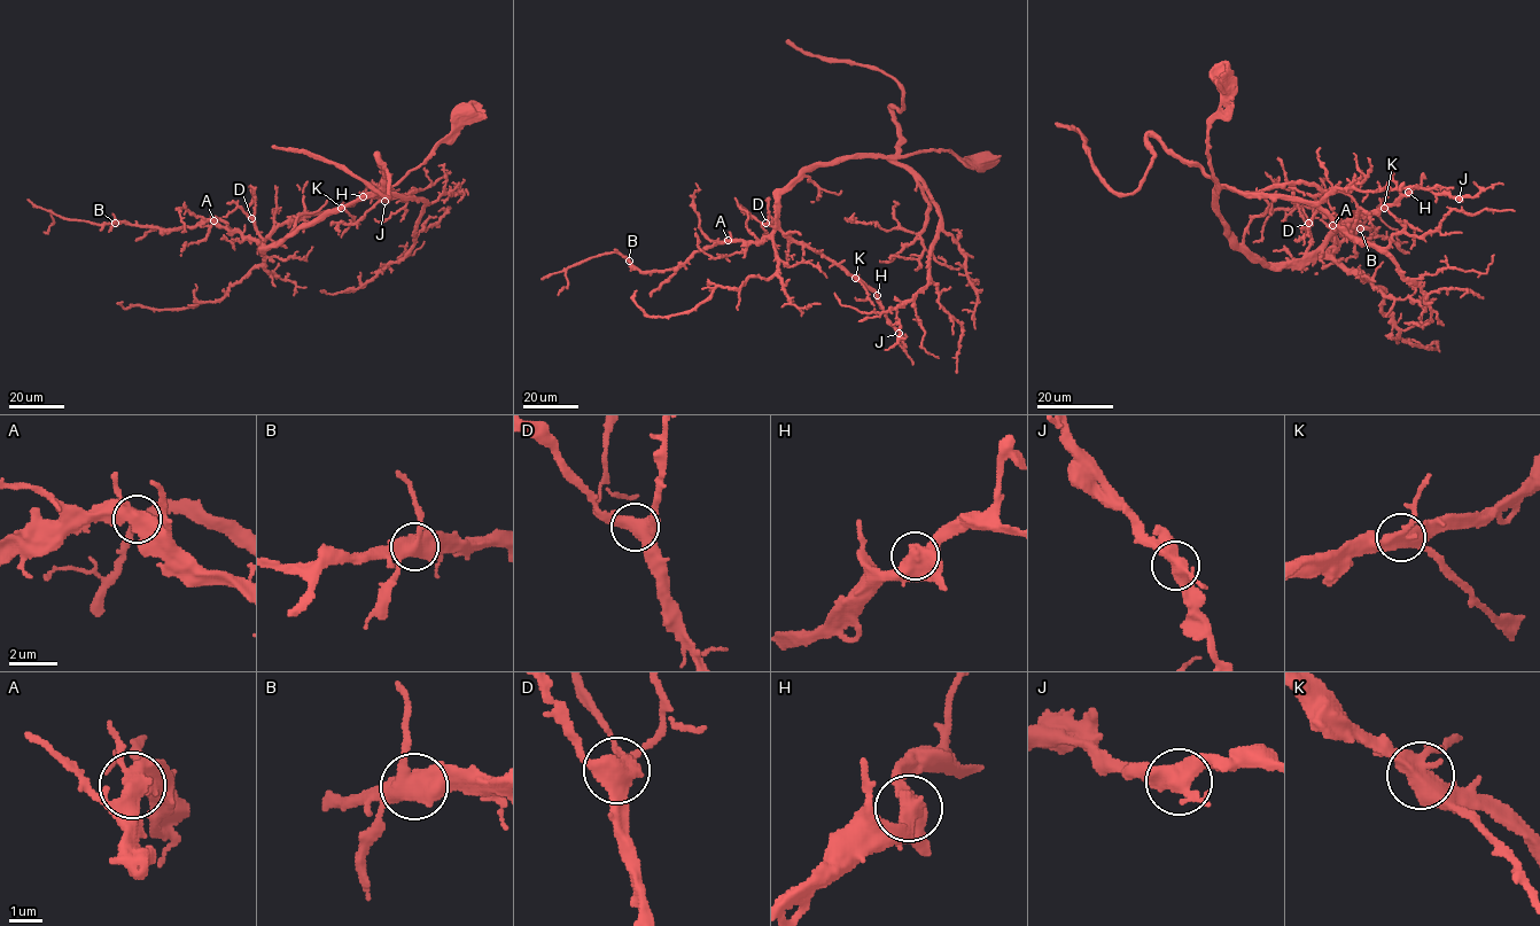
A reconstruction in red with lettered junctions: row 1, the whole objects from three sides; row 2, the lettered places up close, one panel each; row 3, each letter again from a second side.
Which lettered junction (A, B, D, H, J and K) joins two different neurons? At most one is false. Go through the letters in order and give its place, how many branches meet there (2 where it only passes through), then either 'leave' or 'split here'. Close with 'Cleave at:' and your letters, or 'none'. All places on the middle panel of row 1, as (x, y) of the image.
A: place (728, 240); branches 3; leave
B: place (629, 261); branches 3; leave
D: place (765, 223); branches 3; leave
H: place (877, 295); branches 3; leave
J: place (899, 333); branches 3; leave
K: place (855, 278); branches 3; leave
Cleave at: none

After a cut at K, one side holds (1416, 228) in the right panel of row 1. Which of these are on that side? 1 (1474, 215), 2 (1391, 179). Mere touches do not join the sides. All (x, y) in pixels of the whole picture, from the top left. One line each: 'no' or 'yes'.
1: no
2: no

